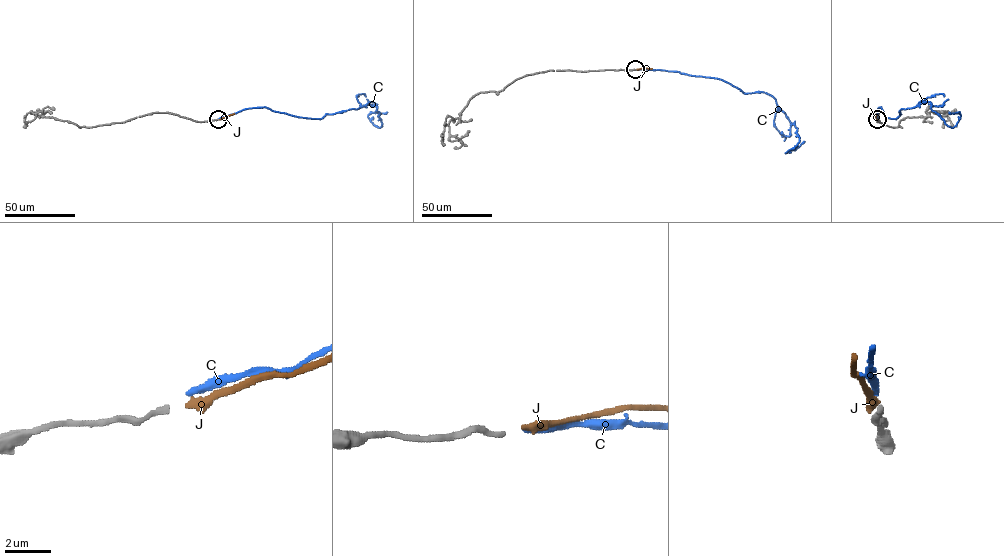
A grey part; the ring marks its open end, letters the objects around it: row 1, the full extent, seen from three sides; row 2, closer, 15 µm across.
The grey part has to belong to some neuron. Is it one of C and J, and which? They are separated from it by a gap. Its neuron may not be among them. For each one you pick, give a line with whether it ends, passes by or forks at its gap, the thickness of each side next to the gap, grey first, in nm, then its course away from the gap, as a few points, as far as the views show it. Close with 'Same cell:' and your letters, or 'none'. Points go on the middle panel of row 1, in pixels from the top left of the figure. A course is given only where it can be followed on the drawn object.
J: it ends there; 240 nm thick on the grey side, 360 nm on the other; it runs (636, 69), (652, 68)
Same cell: J

